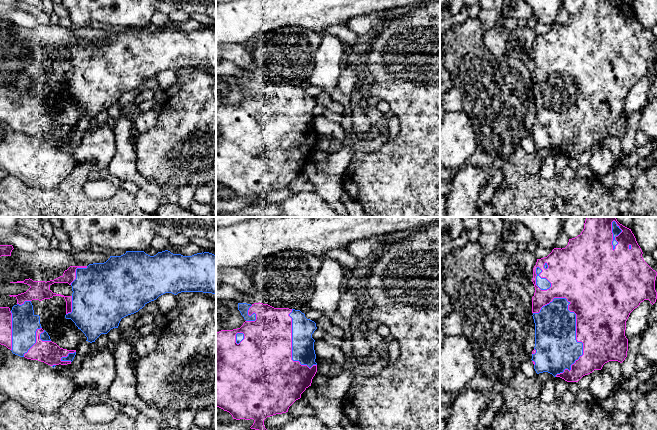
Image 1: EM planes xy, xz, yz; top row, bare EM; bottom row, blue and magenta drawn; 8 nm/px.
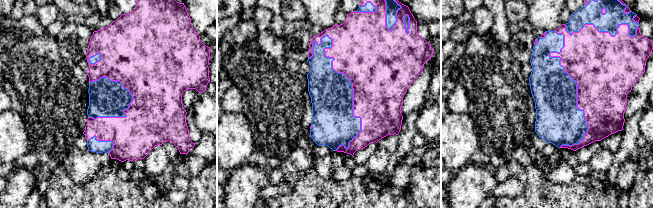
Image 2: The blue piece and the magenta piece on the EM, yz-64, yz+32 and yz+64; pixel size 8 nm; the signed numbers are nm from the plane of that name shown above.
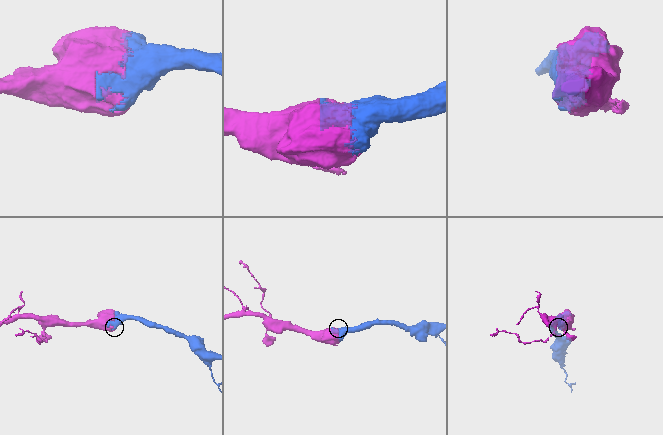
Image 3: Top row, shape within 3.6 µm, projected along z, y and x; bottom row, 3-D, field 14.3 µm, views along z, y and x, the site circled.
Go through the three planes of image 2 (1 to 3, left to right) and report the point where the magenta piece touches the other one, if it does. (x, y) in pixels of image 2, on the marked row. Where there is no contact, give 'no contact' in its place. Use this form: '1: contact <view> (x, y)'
1: contact yz-64 (116, 116)
2: contact yz+32 (352, 92)
3: contact yz+64 (575, 81)

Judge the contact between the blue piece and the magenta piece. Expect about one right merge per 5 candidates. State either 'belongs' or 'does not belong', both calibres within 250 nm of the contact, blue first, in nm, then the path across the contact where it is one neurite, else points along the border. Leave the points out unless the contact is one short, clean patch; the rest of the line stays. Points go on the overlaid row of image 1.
belongs; 340 nm thick on the blue side, 400 nm on the other

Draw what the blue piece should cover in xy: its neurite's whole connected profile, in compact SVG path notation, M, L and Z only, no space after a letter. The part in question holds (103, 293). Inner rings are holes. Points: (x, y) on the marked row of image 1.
M165 250L150 256L144 251L126 251L121 256L110 256L104 263L70 266L62 276L47 282L33 281L29 278L10 283L24 283L30 288L24 293L9 295L17 299L17 304L11 309L0 307L0 344L15 355L38 360L54 368L59 364L71 364L76 350L60 348L51 341L48 333L41 327L40 316L34 314L32 300L63 297L66 301L65 318L71 319L85 334L86 341L92 343L101 334L107 334L111 329L118 328L122 318L138 312L147 303L165 293L177 295L181 292L203 292L216 295L216 255L202 252L183 256ZM54 283L68 283L72 286L72 295L53 293L50 286Z

